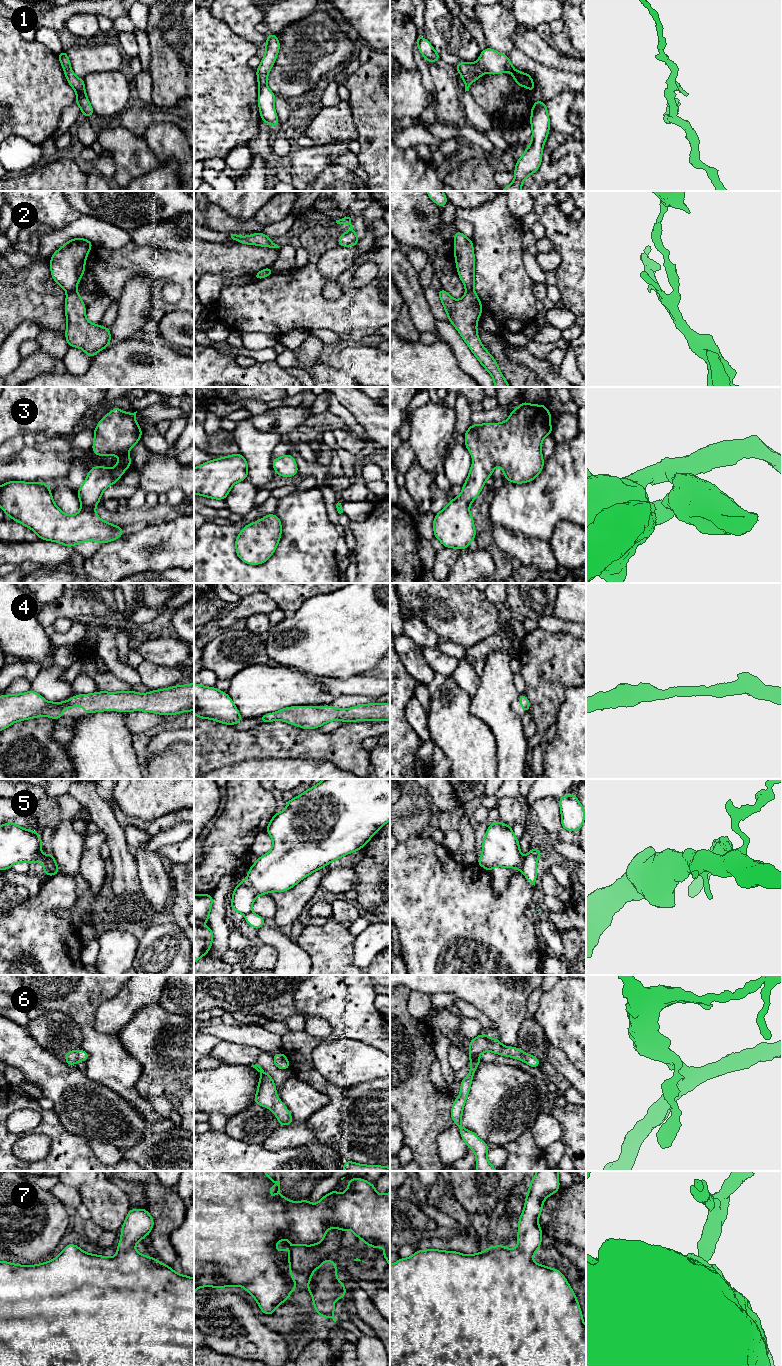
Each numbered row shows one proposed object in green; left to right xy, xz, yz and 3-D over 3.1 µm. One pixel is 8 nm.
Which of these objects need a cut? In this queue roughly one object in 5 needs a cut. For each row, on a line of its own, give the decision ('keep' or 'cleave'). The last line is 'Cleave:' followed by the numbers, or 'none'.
1: cleave
2: cleave
3: keep
4: keep
5: cleave
6: keep
7: keep
Cleave: 1, 2, 5

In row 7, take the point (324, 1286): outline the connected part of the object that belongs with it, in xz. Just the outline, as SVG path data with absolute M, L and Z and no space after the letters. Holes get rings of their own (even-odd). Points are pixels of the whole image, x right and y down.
M331 1258L323 1260L322 1264L310 1273L310 1280L306 1286L319 1317L330 1317L334 1322L337 1320L333 1315L336 1310L333 1304L336 1299L346 1297L346 1285L341 1283L336 1275L337 1265Z

